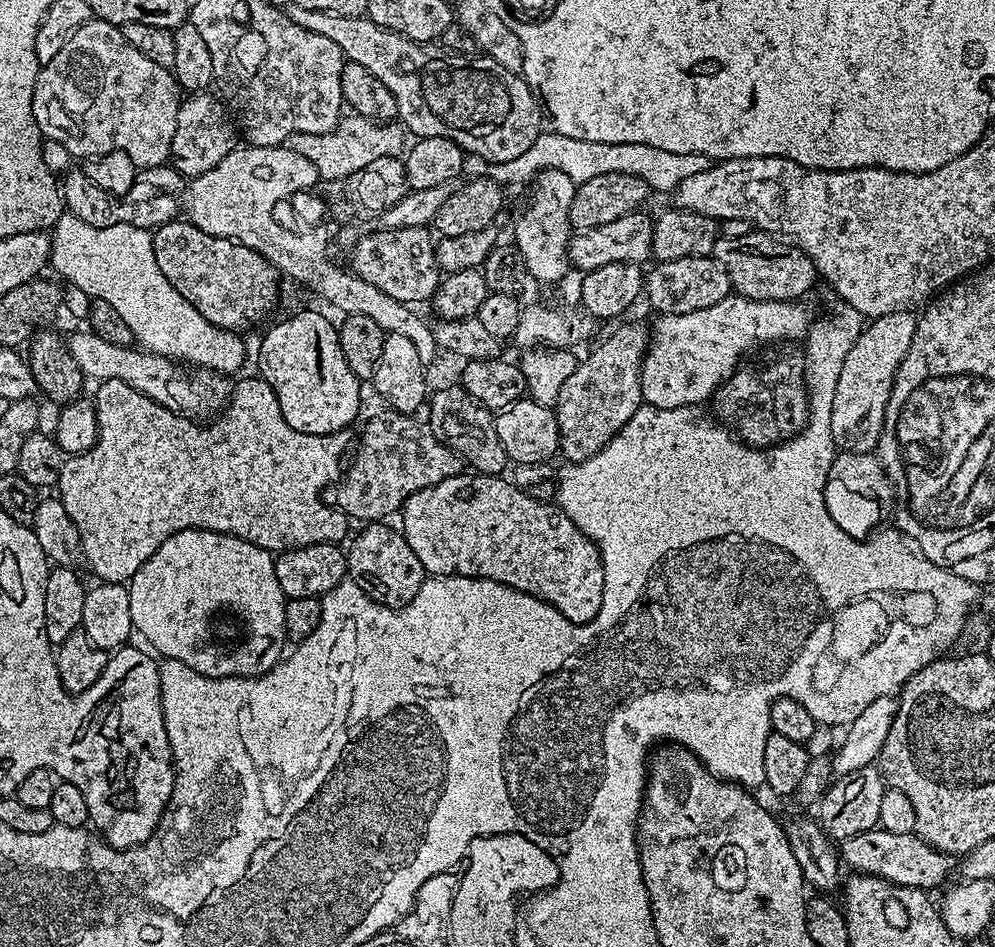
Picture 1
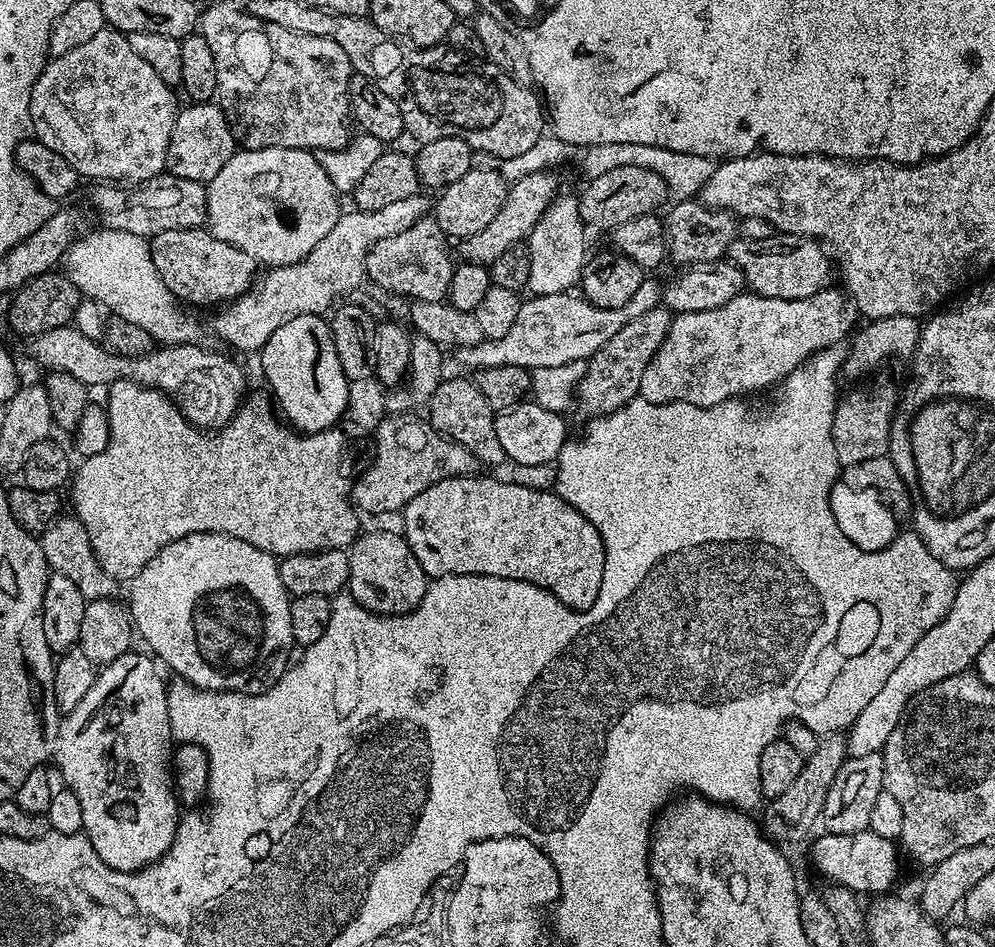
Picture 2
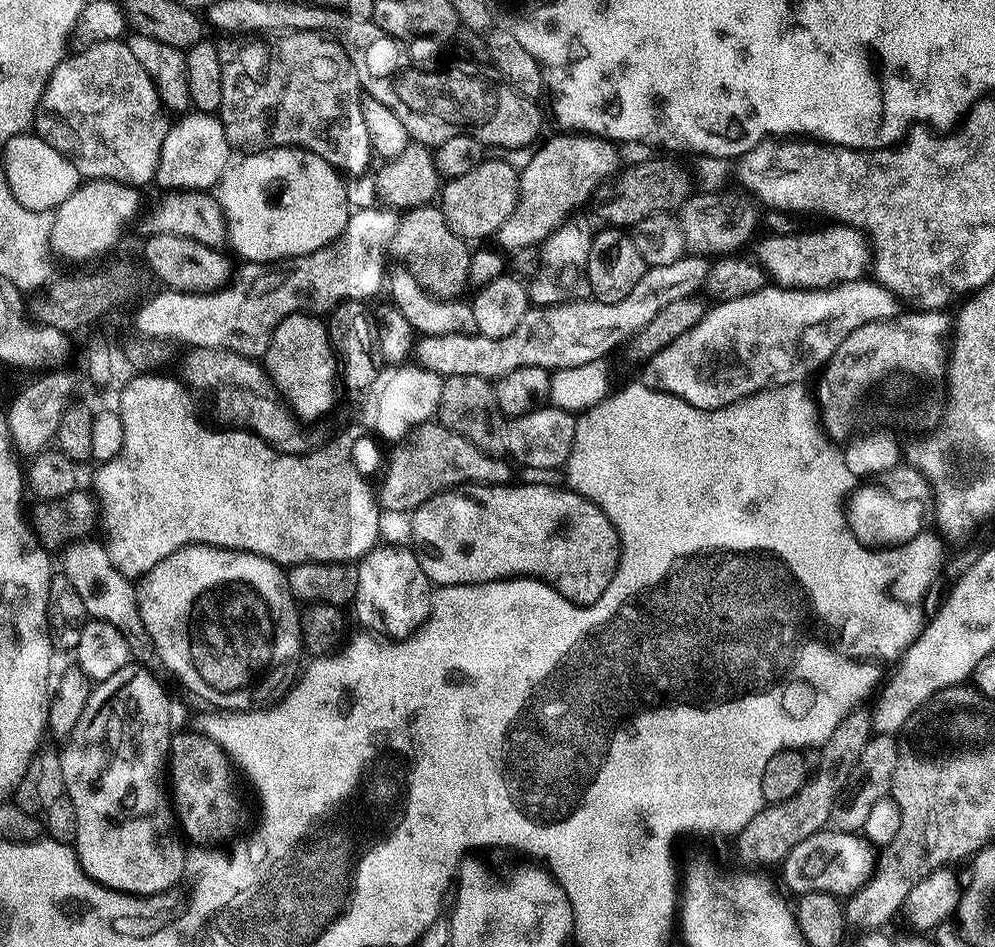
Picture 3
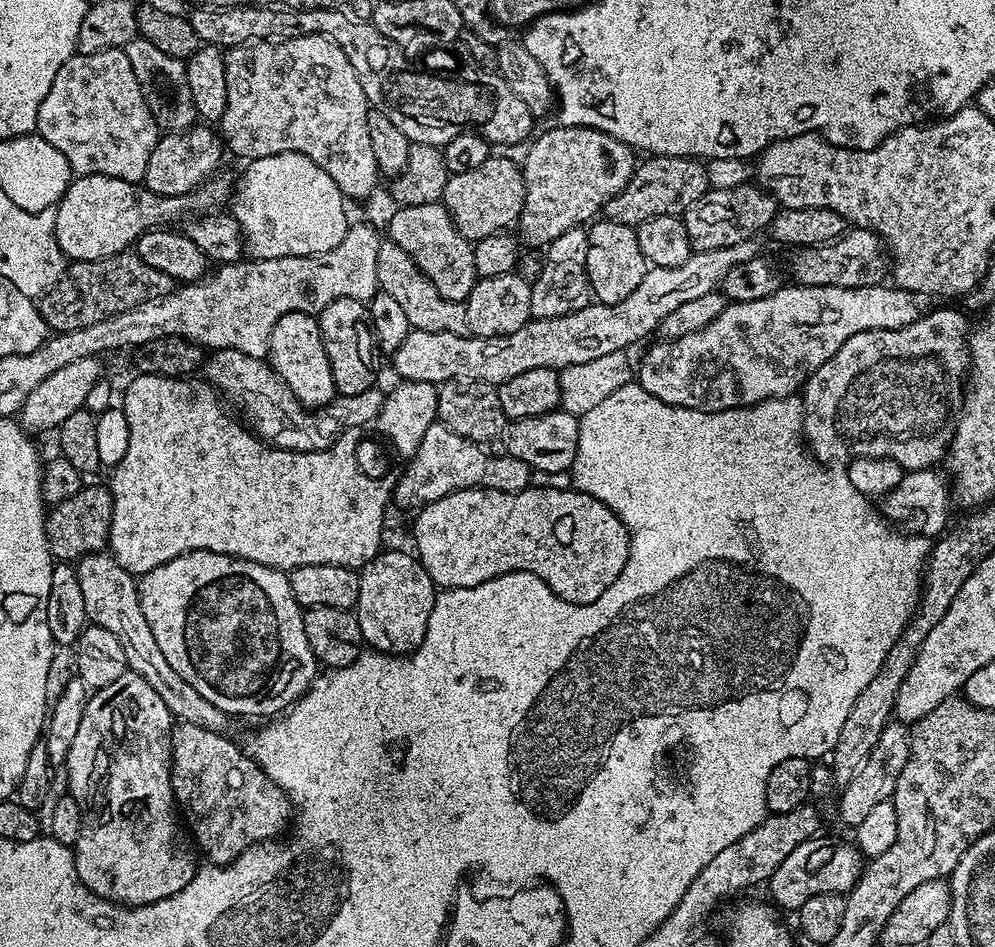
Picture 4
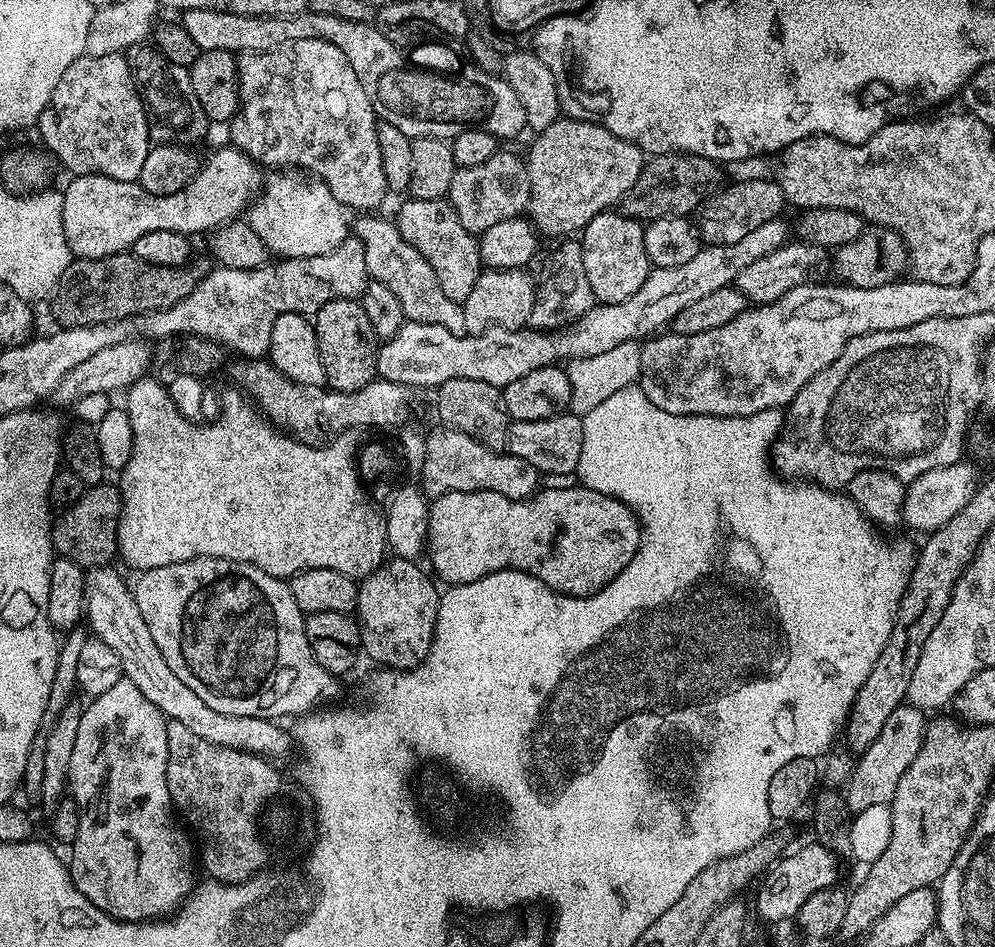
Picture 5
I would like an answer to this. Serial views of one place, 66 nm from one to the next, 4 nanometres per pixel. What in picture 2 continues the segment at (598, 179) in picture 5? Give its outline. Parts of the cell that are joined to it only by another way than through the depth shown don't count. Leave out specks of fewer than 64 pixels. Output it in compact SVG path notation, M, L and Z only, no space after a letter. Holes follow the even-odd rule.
M545 170L526 174L526 178L515 181L509 187L508 197L502 210L498 210L497 216L490 221L490 226L486 226L486 230L478 230L478 234L470 234L459 241L459 259L470 264L491 266L494 258L498 258L498 254L503 254L504 251L527 241L529 234L532 233L538 222L538 218L542 218L542 214L546 214L546 210L558 195L556 174L555 171Z

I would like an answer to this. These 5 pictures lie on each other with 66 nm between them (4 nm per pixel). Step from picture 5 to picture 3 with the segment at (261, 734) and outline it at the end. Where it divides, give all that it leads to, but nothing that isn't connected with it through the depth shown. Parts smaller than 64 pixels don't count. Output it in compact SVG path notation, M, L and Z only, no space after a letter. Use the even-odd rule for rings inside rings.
M76 538L59 553L59 571L68 579L70 586L78 590L82 598L82 606L86 606L89 617L112 623L123 632L129 643L131 655L137 661L148 662L153 659L154 649L150 634L146 634L146 626L142 622L142 614L136 601L137 585L129 577L123 576L110 562L110 554L99 539Z

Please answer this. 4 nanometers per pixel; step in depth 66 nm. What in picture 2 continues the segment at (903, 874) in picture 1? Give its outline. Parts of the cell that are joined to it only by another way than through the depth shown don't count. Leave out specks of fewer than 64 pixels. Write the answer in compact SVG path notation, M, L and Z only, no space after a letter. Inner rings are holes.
M872 831L854 834L820 834L812 844L812 864L833 885L857 894L884 894L900 872L900 856L896 840L887 840Z

